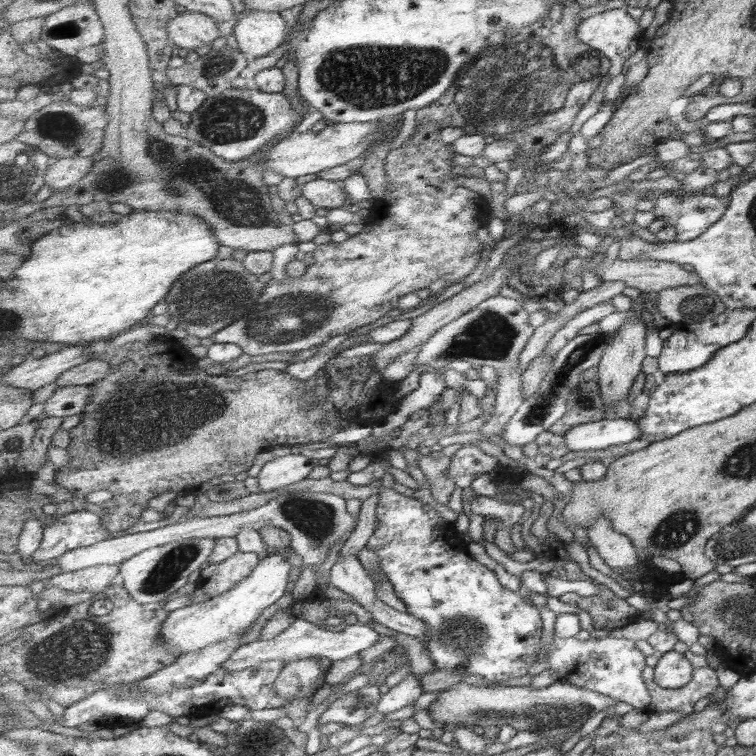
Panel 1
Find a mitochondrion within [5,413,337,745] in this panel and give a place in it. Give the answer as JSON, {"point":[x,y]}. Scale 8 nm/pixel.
{"point":[77,647]}

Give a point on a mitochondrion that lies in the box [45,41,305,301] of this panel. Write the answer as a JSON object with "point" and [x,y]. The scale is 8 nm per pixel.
{"point":[236,201]}

